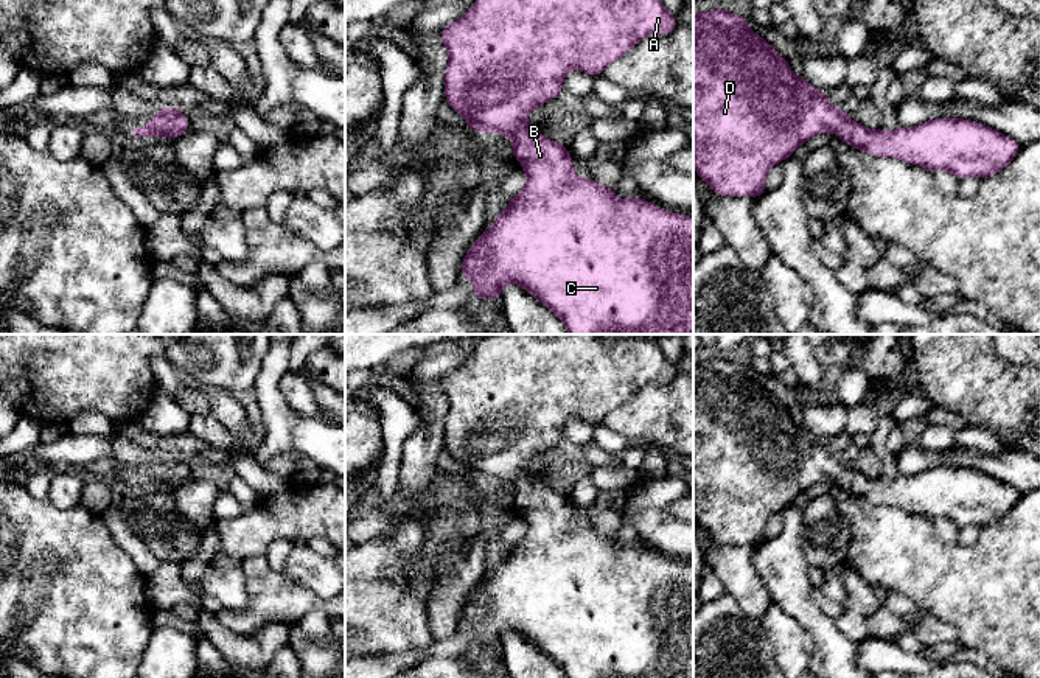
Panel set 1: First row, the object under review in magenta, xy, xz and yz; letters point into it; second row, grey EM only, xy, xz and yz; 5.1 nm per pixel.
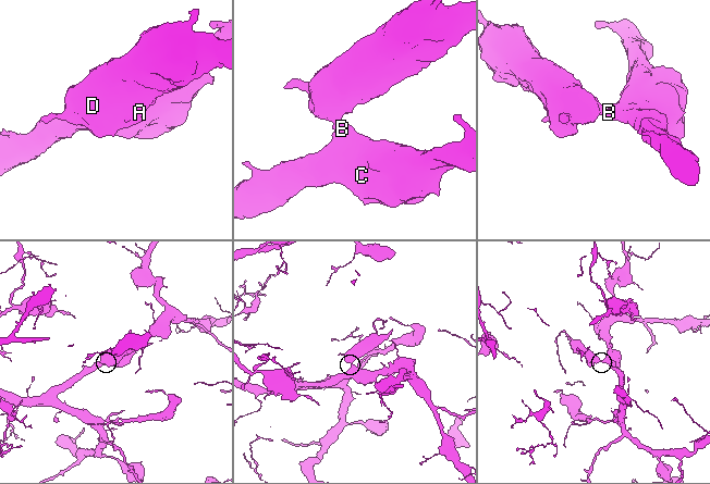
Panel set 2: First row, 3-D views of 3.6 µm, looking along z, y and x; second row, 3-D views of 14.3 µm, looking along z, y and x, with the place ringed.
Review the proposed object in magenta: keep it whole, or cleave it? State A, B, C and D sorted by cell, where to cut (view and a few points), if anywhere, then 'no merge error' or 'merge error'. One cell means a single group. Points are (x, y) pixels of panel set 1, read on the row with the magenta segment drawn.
A B C D | no cut | no merge error

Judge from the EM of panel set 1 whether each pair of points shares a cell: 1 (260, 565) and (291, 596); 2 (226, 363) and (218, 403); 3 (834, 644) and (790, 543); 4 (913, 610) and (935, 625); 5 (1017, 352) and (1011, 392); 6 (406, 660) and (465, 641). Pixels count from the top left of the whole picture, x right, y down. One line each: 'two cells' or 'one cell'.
1: two cells
2: two cells
3: one cell
4: one cell
5: two cells
6: one cell

